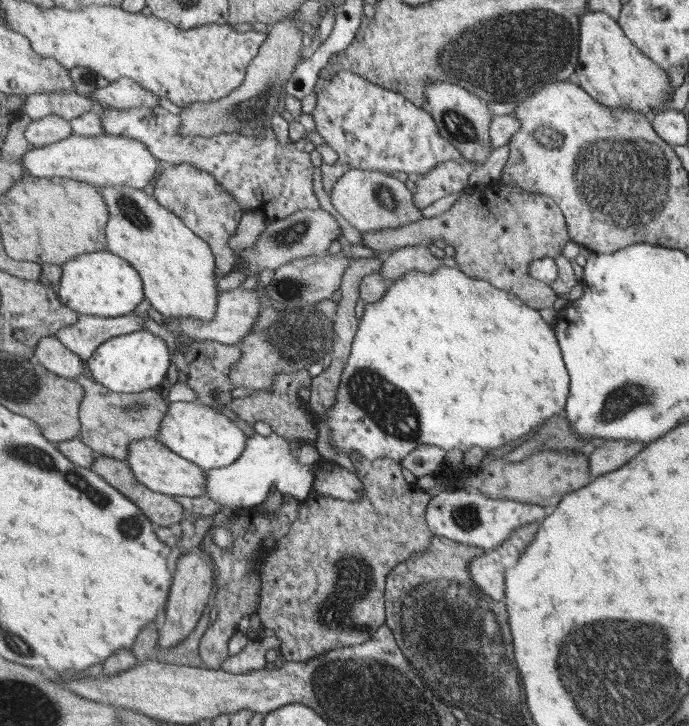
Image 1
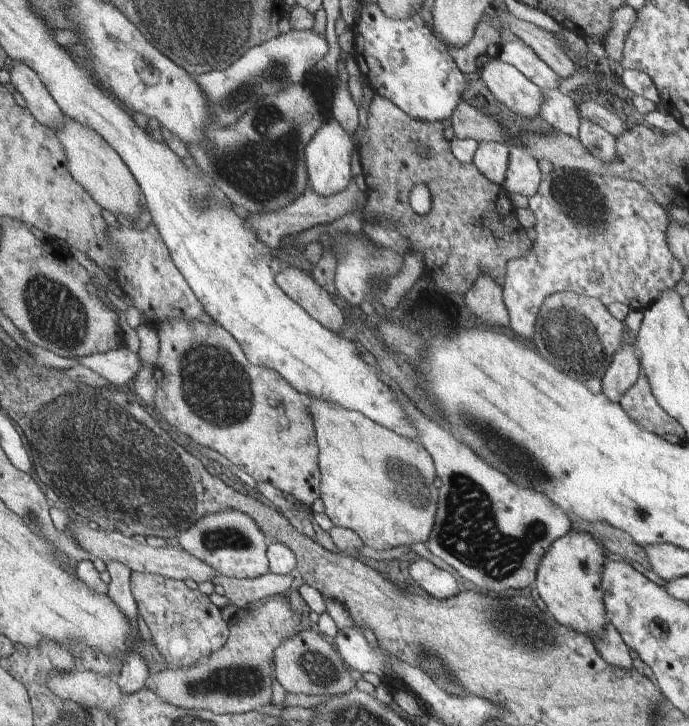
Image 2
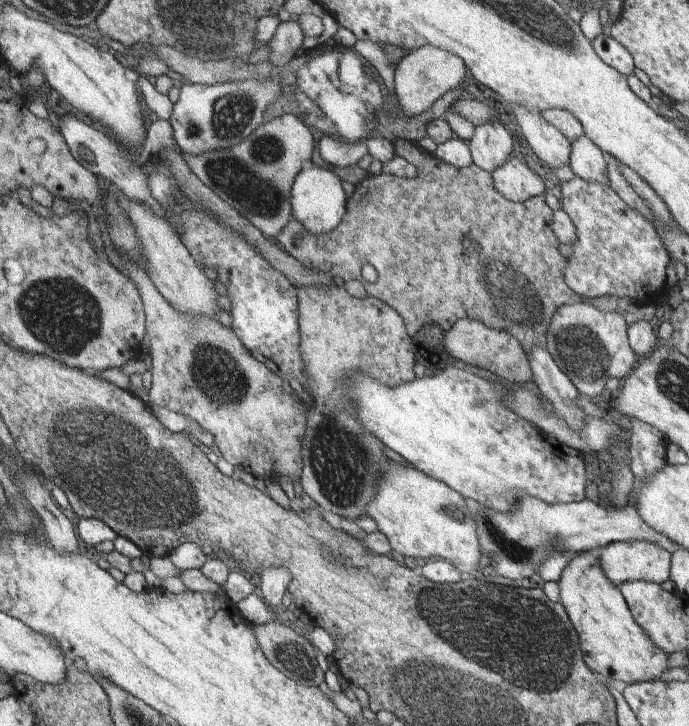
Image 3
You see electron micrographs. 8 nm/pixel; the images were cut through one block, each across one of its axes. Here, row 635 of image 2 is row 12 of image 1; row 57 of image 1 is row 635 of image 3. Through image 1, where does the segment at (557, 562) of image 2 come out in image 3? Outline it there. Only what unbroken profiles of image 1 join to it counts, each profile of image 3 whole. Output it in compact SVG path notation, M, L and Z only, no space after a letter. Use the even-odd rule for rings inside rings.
M601 548L596 551L578 553L578 556L575 556L575 559L568 564L568 568L564 568L563 578L558 580L560 603L567 610L571 623L578 633L580 648L586 663L594 672L599 672L603 677L620 680L627 685L658 680L666 671L666 652L656 645L651 634L642 625L636 624L635 616L631 612L622 590L612 584L612 581L608 580L604 574L598 555L600 550Z

